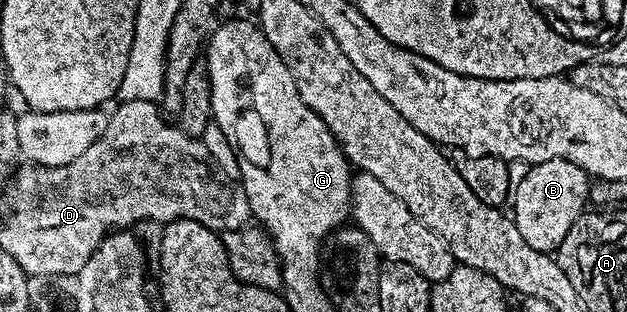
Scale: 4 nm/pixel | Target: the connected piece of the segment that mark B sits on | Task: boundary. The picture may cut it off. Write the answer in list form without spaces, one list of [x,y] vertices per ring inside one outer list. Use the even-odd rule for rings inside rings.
[[[568,161],[543,162],[531,166],[527,172],[520,186],[514,189],[514,200],[511,202],[514,224],[532,249],[551,254],[562,239],[566,239],[566,231],[570,231],[572,224],[585,212],[590,177],[582,167]]]

